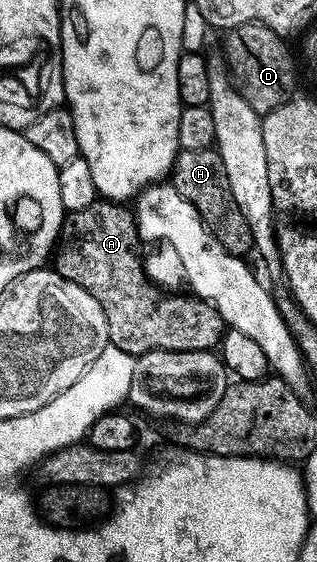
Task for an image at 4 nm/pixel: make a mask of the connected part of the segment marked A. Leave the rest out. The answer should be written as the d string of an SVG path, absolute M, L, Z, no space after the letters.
M98 199L91 203L91 207L83 207L83 211L66 213L51 254L51 265L59 276L83 287L83 291L87 291L87 295L91 295L91 299L103 307L109 344L121 351L138 355L156 349L172 349L196 355L200 349L216 350L227 328L219 311L215 311L211 303L196 295L184 297L181 291L169 291L163 295L162 290L145 273L142 254L137 254L137 241L139 230L134 210L125 203Z

